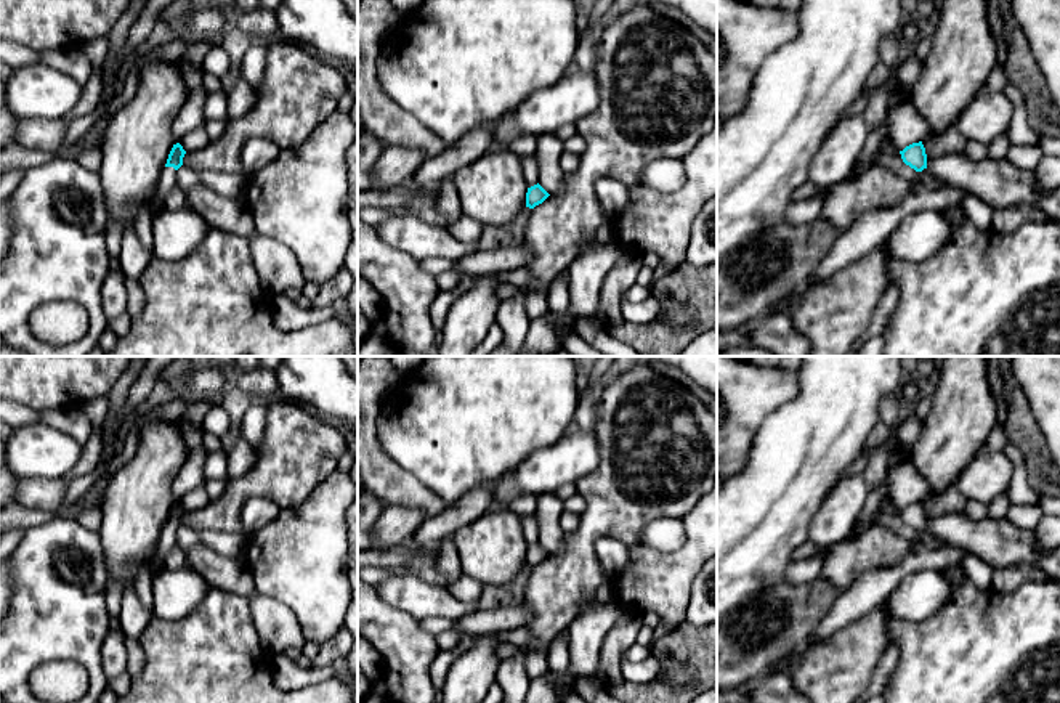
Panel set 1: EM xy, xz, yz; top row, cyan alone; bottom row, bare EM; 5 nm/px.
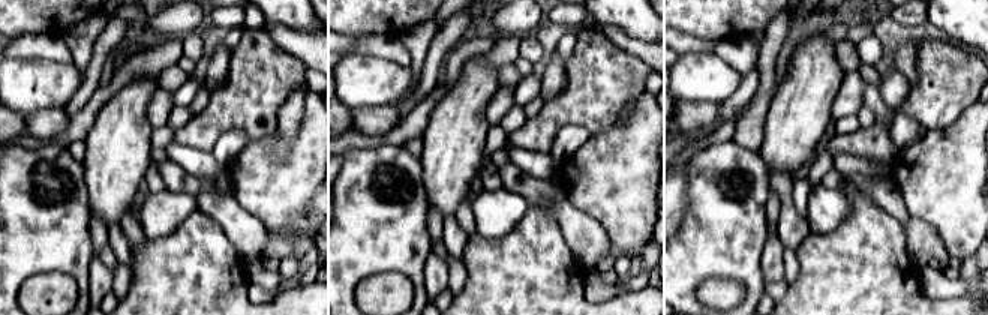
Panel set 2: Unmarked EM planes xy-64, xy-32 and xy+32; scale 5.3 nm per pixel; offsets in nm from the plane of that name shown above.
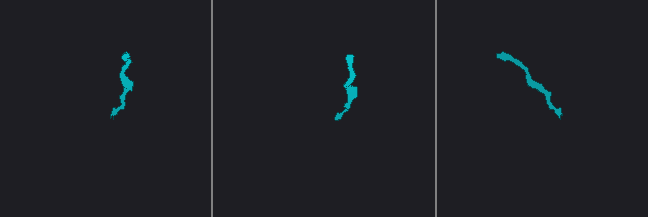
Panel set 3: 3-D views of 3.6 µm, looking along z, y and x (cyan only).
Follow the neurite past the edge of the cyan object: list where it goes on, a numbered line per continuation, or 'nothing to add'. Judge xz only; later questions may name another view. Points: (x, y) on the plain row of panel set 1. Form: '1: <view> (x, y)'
nothing to add

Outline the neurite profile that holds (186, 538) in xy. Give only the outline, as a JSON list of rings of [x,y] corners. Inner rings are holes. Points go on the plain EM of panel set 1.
[[[181,525],[176,530],[176,546],[181,547],[184,552],[188,552],[189,549],[197,547],[200,544],[202,542],[200,542],[199,531],[192,530],[186,525]]]

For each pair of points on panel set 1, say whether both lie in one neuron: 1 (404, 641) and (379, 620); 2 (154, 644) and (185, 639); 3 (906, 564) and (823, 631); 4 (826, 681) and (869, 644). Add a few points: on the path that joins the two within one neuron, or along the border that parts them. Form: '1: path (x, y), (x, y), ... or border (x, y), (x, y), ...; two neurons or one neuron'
1: path (398, 637), (385, 626); one neuron
2: path (162, 644), (177, 644); one neuron
3: path (886, 581), (876, 585), (844, 612); one neuron
4: path (837, 670), (858, 649); one neuron

